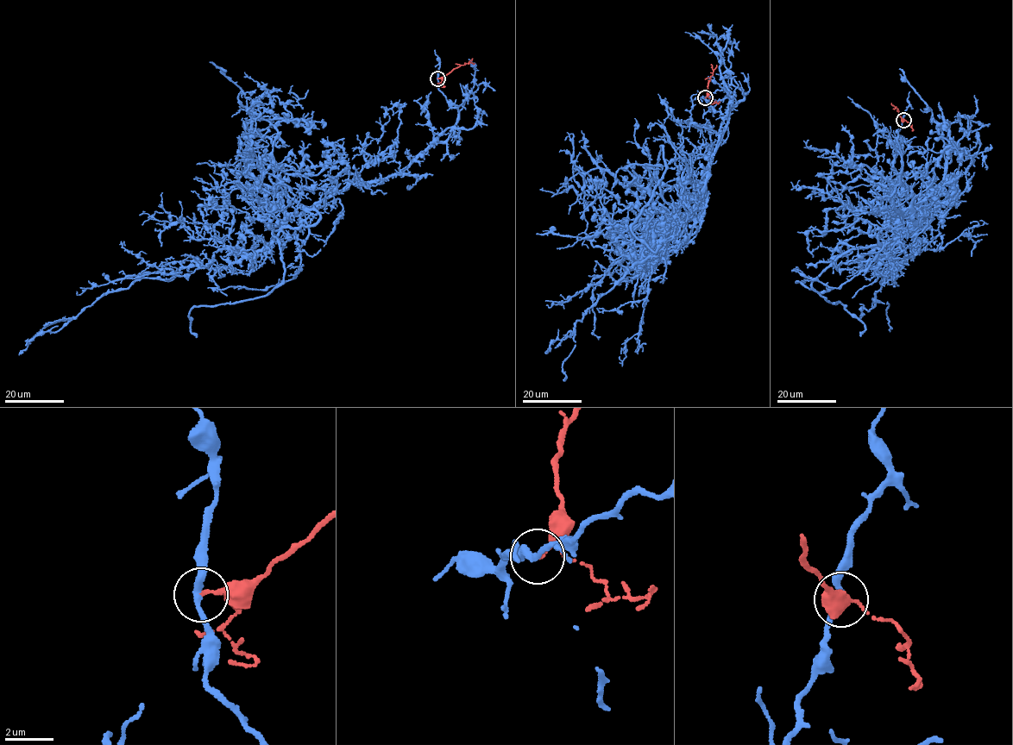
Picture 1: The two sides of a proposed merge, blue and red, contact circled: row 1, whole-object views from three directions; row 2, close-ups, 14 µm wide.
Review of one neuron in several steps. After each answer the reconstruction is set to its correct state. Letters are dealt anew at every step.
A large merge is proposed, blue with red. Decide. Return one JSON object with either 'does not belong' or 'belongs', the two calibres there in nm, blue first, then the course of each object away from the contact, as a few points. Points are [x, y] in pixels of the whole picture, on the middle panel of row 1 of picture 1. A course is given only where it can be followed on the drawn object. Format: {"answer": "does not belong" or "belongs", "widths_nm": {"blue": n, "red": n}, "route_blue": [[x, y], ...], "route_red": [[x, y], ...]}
{"answer": "does not belong", "widths_nm": {"blue": 260, "red": 150}, "route_blue": [[705, 97], [732, 84], [744, 95], [733, 104], [701, 190], [676, 206], [657, 249], [576, 321], [565, 377]], "route_red": [[705, 97], [713, 73], [711, 64]]}

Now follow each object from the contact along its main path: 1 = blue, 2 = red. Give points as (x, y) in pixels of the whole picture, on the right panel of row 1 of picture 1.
1: (903, 120), (892, 196), (915, 224), (890, 254), (895, 275), (890, 268), (876, 291), (889, 305), (889, 329)
2: (903, 120), (891, 103)

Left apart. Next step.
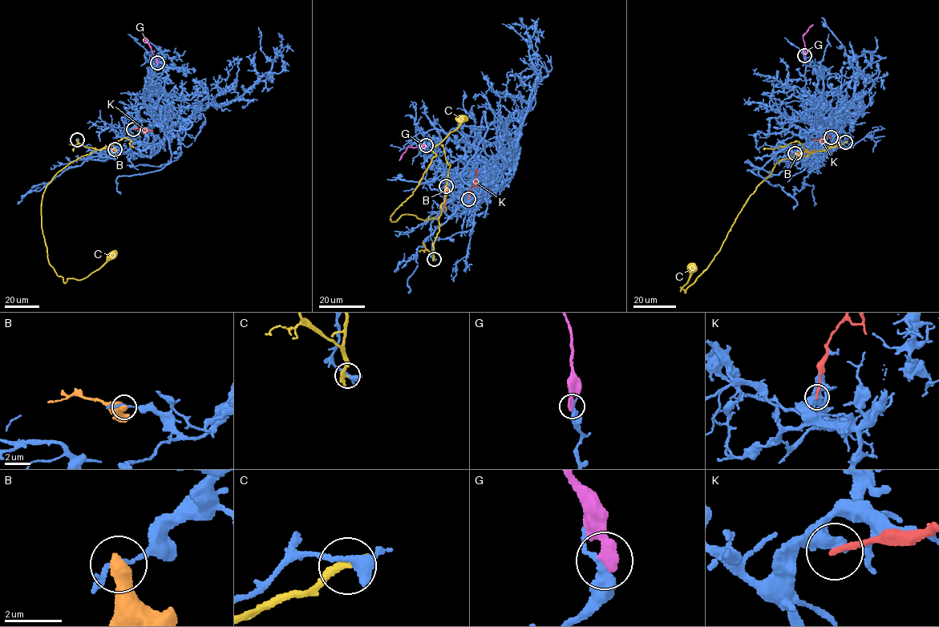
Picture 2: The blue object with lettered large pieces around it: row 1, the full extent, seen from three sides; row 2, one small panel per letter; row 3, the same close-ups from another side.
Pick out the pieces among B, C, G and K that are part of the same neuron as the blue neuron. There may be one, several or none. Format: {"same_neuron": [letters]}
{"same_neuron": []}

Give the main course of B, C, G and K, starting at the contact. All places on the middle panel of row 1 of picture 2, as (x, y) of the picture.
B: (445, 186), (447, 212)
C: (434, 259), (437, 217), (406, 214), (391, 222), (390, 216), (463, 116)
G: (426, 145), (409, 147), (399, 160)
K: (468, 199), (475, 182), (475, 171)

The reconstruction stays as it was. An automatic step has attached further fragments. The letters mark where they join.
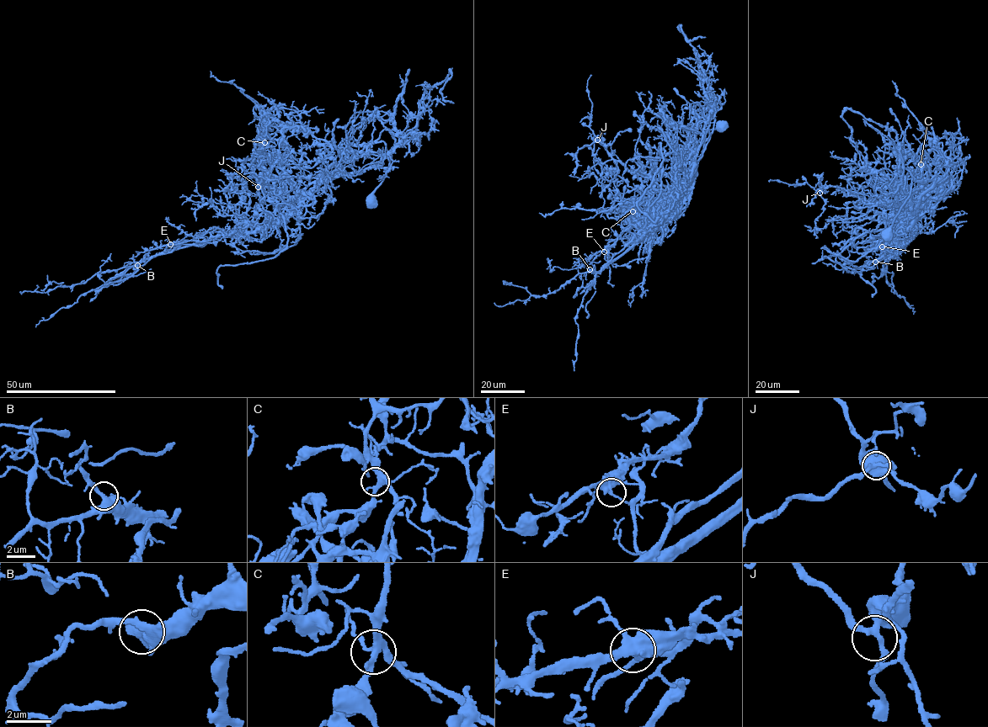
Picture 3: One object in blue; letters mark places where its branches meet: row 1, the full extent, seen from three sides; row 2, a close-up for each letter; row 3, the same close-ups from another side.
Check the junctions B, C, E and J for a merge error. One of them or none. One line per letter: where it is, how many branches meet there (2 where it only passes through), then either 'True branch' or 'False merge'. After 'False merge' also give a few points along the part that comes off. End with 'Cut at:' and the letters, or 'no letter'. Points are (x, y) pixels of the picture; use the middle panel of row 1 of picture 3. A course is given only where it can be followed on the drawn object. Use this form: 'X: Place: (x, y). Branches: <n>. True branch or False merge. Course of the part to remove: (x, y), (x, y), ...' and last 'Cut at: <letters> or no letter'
B: Place: (590, 269). Branches: 4. True branch
C: Place: (632, 211). Branches: 4. True branch
E: Place: (604, 252). Branches: 5. False merge. Course of the part to remove: (604, 252), (617, 259), (642, 239), (693, 173), (715, 98), (680, 26), (689, 41), (705, 37)
J: Place: (597, 140). Branches: 3. True branch
Cut at: E

